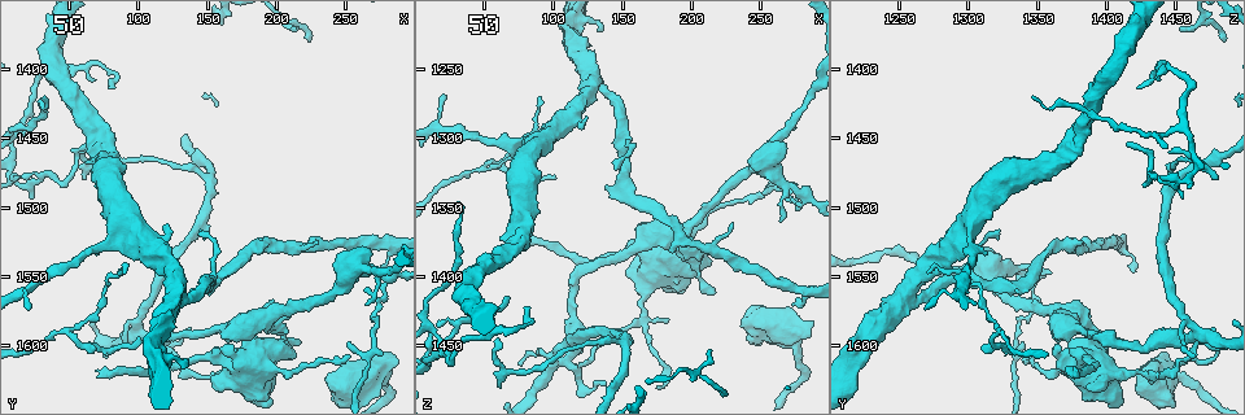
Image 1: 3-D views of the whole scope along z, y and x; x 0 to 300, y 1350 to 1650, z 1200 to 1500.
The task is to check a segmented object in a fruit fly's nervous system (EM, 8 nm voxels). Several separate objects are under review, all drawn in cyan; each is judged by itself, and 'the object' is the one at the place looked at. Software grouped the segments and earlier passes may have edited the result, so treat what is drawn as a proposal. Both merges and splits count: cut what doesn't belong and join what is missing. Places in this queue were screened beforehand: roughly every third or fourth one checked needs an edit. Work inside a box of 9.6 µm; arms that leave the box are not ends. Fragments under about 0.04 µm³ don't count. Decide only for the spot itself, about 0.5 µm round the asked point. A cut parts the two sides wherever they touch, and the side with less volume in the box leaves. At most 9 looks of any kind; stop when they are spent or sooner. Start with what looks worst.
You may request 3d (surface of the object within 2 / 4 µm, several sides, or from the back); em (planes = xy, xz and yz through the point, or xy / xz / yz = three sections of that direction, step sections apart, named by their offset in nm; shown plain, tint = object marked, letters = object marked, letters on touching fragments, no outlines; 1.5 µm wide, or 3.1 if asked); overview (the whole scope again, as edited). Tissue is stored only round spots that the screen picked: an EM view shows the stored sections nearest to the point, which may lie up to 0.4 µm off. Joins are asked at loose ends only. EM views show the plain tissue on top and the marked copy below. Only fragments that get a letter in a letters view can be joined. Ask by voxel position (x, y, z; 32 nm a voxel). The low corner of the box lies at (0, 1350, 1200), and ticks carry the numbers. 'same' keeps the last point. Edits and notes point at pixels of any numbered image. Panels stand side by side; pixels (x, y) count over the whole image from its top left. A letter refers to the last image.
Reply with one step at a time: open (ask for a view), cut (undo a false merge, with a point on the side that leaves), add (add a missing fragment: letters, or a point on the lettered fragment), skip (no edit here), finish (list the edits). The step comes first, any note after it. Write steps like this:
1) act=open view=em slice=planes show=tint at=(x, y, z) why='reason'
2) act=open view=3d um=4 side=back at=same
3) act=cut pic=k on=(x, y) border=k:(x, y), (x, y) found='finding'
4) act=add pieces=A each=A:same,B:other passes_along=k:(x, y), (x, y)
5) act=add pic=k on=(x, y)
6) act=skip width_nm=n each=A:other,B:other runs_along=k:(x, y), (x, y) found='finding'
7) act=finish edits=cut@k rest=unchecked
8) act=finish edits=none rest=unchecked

act=open view=em slice=xy step=4 show=letters at=(68, 1618, 1378) why='thin end'

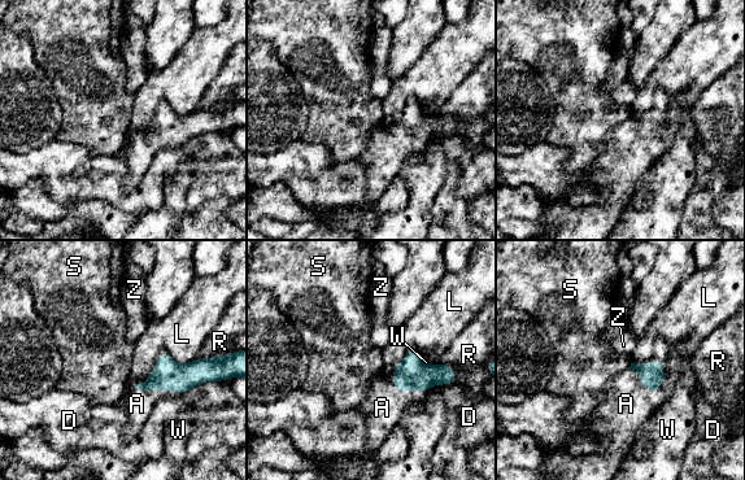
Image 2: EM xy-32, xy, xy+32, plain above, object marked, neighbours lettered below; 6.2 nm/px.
act=add pieces=A each=A:same,D:other,L:other,R:other,S:other,W:other,Z:other found='the cell continues'

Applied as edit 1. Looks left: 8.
act=open view=3d um=2 side=back at=(68, 1406, 1438) why='an open end'

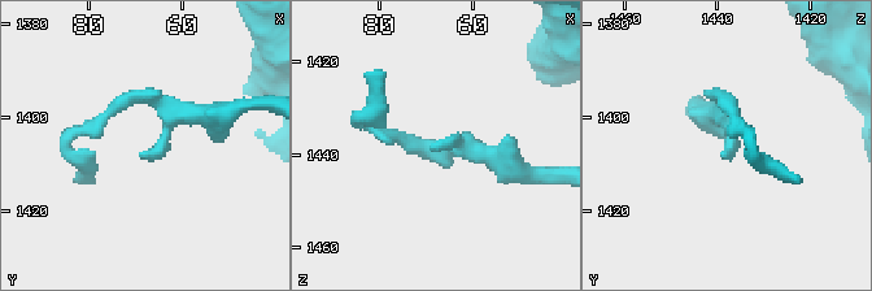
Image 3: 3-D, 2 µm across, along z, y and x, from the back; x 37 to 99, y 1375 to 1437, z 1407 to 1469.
act=open view=em slice=planes show=letters at=(68, 1408, 1440)

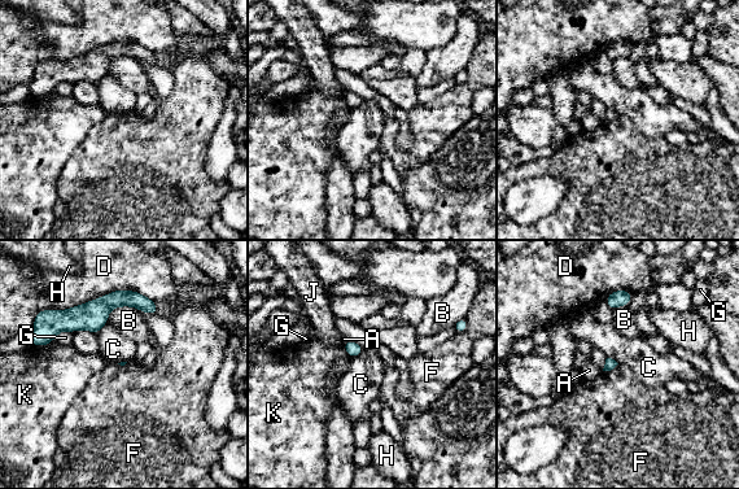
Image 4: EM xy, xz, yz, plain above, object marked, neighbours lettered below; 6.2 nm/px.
act=skip longest_contact=D:650nm each=A:other,B:other,C:other,D:other,F:other,G:other,H:other,J:other,K:other found='none of them fits'

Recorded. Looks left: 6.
act=open view=3d um=4 at=(236, 1626, 1434) why='free end'

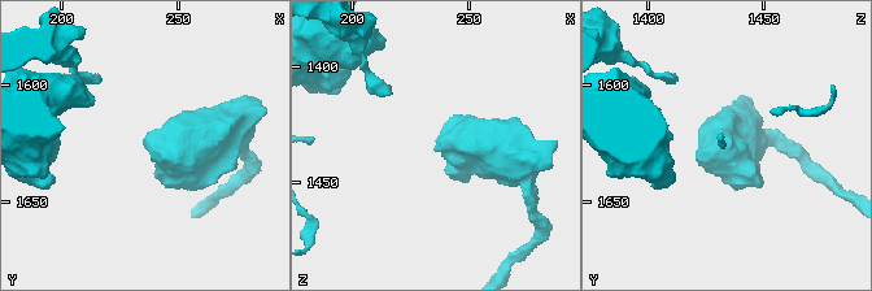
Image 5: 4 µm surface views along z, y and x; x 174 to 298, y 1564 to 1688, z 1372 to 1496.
act=open view=em slice=planes show=letters at=(235, 1625, 1437)

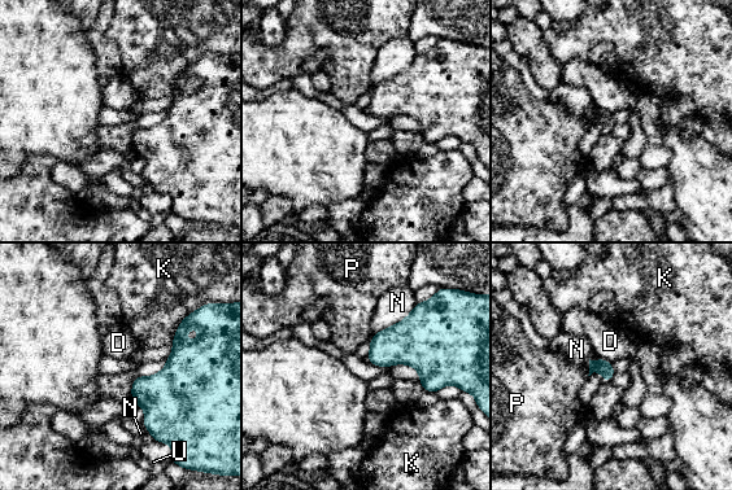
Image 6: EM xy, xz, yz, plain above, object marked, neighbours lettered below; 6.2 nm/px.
act=skip longest_contact=N:340nm each=D:other,K:other,N:other,P:other,U:other border=6:(600, 357), (610, 363) found='no lettered fragment goes on from it'

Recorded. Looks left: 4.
act=open view=em slice=planes show=letters at=(74, 1508, 1316) why='stops while still wide'

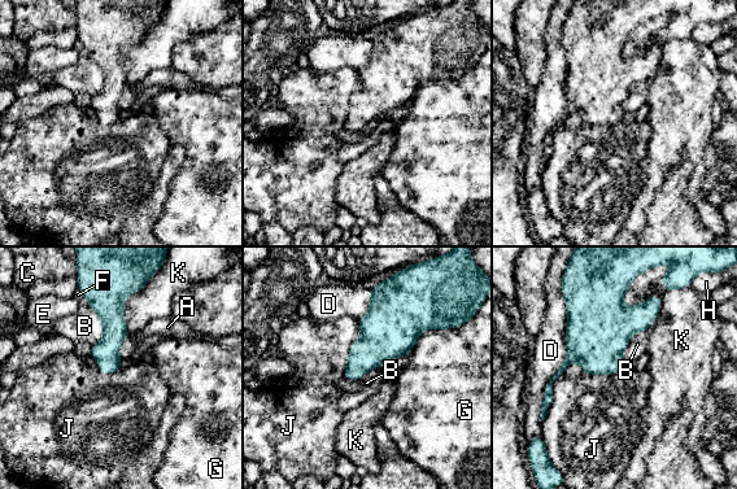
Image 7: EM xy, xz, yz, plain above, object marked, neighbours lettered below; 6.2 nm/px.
act=skip each=A:other,B:other,C:other,D:other,E:other,F:other,G:other,H:other,J:other,K:other found='none of them fits'

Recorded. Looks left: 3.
act=finish edits=add@2 rest=unchecked

